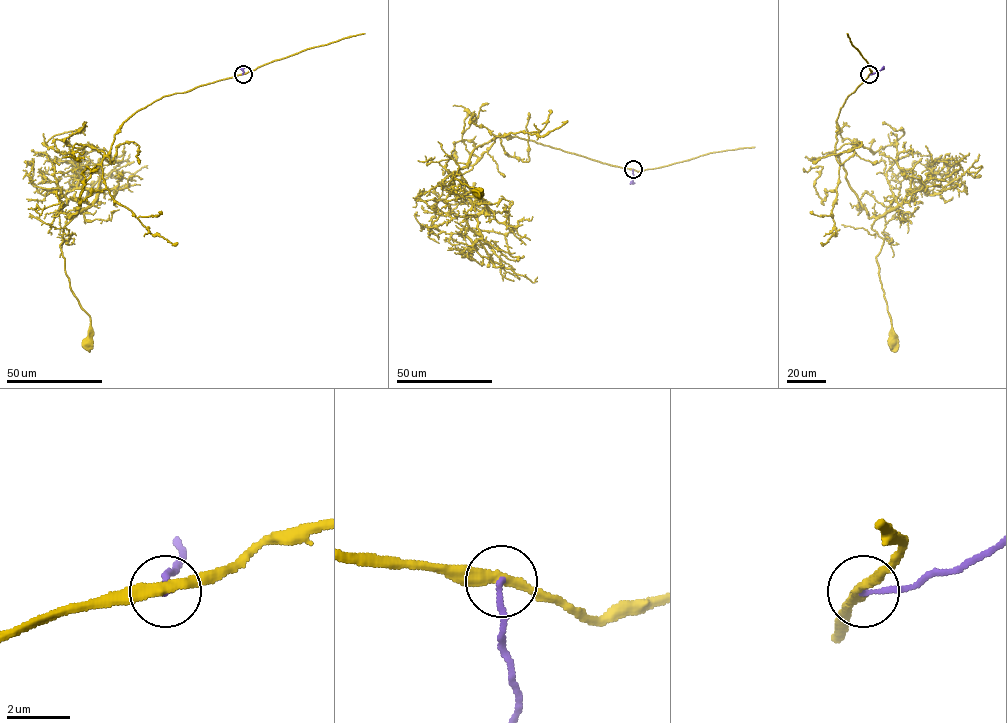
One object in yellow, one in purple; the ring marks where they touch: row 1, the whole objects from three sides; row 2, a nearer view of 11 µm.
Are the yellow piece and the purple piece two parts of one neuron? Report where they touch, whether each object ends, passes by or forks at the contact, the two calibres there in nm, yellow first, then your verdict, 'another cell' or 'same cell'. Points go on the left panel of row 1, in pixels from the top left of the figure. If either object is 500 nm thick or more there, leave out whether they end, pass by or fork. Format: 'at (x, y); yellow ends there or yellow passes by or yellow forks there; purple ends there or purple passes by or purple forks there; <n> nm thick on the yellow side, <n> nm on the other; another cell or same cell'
at (243, 74); yellow passes by; purple ends there; 340 nm thick on the yellow side, 170 nm on the other; another cell

